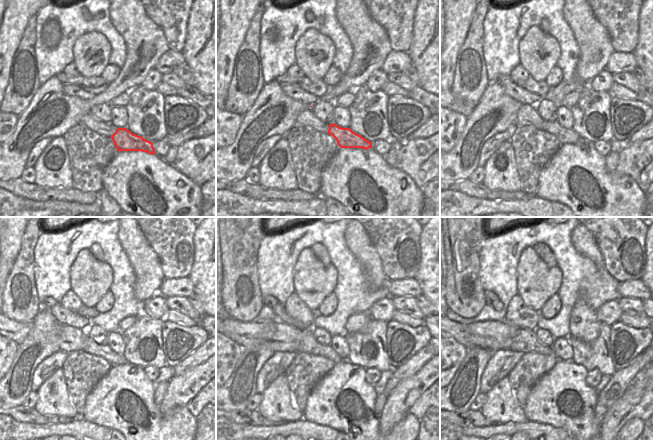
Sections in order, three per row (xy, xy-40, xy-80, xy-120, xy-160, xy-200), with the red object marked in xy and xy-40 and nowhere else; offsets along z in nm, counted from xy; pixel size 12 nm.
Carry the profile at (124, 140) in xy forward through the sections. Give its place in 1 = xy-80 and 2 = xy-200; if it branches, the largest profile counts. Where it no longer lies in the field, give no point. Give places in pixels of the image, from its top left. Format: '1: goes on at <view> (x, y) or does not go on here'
1: goes on at xy-80 (566, 135)
2: goes on at xy-200 (525, 341)

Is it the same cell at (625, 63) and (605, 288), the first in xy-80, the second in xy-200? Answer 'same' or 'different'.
different

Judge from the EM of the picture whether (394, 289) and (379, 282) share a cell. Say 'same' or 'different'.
different

